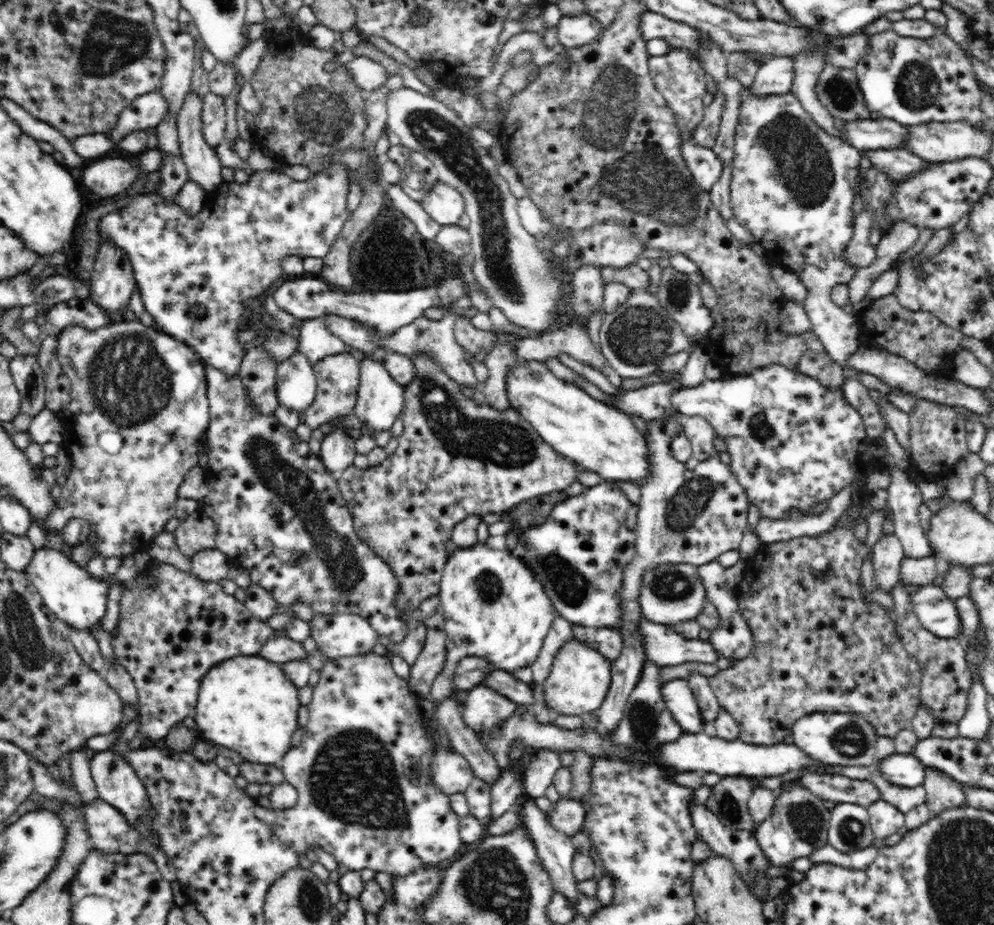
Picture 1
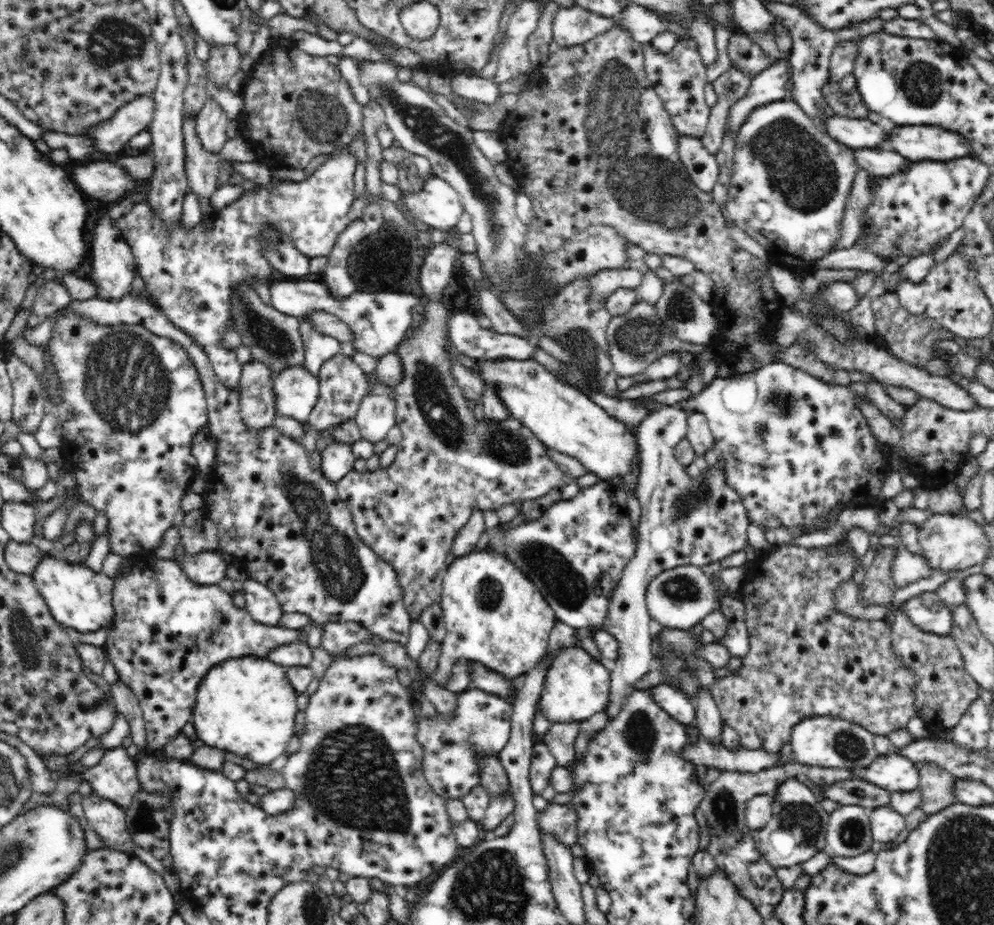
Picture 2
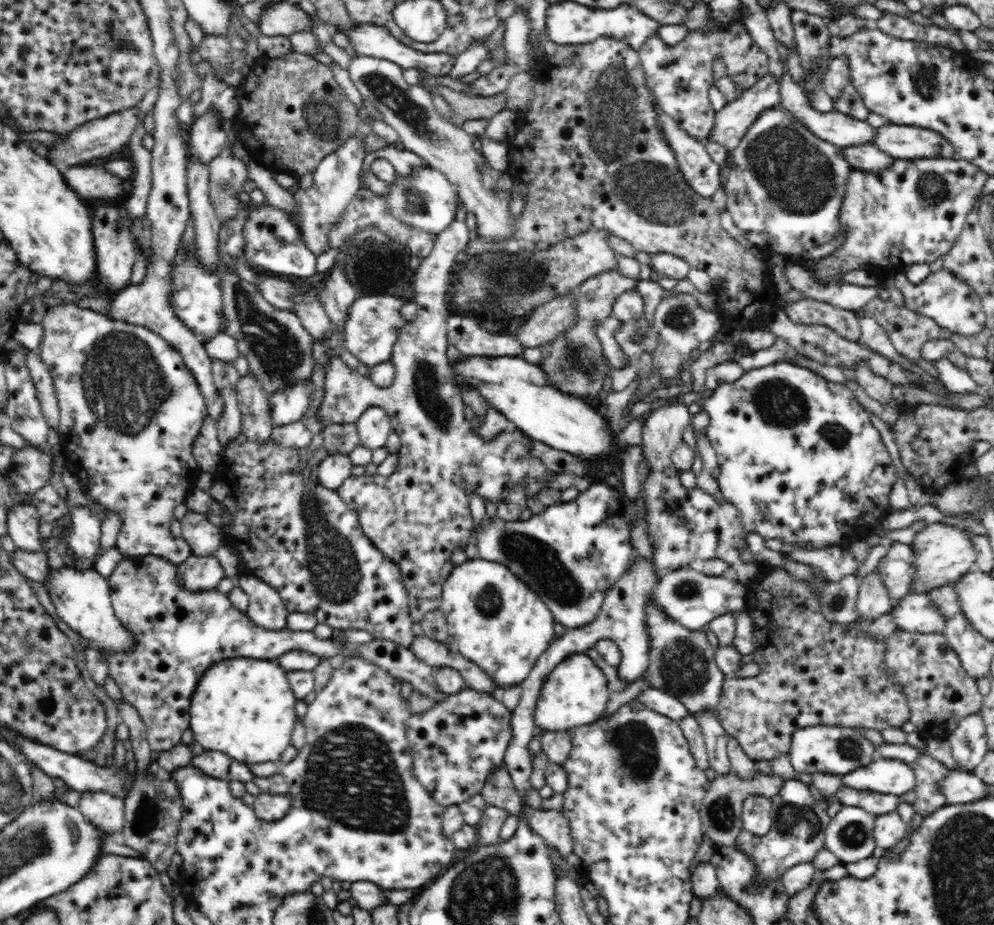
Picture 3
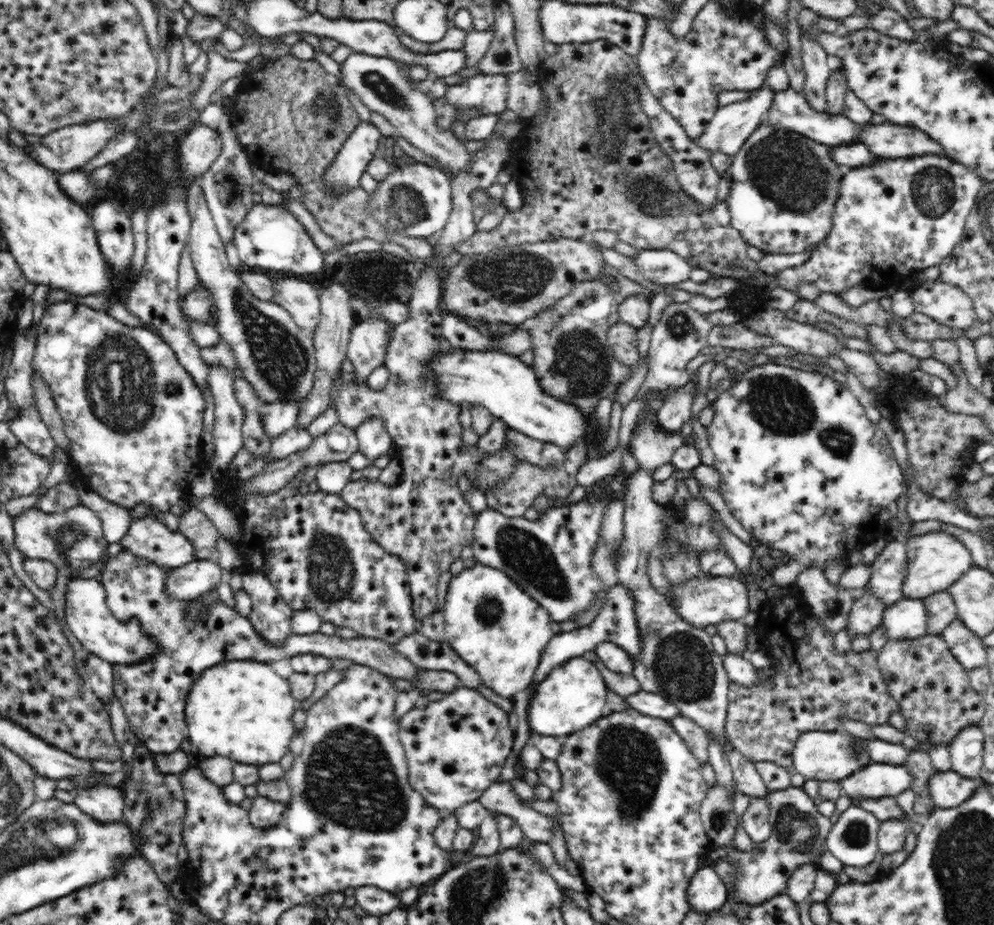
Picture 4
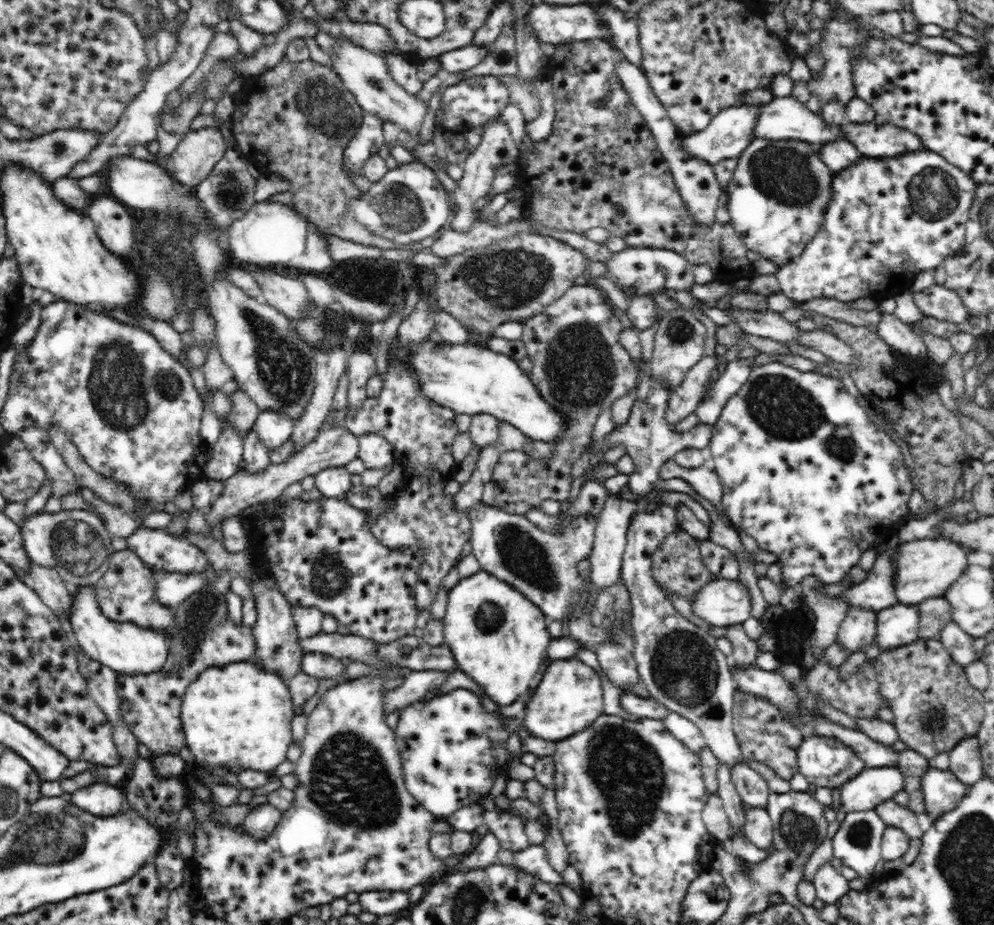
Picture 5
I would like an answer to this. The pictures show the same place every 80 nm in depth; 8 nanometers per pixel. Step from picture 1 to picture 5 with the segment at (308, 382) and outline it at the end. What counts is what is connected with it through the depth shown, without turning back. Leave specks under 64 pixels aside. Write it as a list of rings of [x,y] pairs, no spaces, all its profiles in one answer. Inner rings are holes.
[[[260,410],[258,418],[253,426],[260,441],[268,448],[269,452],[276,451],[286,443],[293,433],[294,420],[286,416],[284,412],[273,410]]]

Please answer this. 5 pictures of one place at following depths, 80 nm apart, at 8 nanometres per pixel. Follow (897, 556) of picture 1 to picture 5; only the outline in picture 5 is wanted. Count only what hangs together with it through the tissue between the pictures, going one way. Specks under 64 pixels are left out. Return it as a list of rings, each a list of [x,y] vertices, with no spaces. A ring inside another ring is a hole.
[[[848,608],[844,620],[837,632],[840,647],[848,651],[848,655],[858,650],[865,650],[875,641],[877,631],[877,611],[871,608]]]

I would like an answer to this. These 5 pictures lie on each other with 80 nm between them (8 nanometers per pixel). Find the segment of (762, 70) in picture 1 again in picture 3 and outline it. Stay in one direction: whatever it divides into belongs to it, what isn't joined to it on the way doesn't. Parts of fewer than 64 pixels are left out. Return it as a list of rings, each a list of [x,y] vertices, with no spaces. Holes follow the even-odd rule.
[[[768,72],[759,78],[754,86],[744,89],[740,97],[715,113],[713,129],[708,137],[731,153],[758,116],[777,104],[779,88],[780,80],[773,74]]]

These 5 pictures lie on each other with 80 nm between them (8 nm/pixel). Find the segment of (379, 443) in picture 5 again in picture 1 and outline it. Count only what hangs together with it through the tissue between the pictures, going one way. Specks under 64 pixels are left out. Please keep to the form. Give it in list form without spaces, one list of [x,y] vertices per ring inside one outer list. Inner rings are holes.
[[[362,357],[359,360],[359,373],[360,382],[353,414],[362,423],[361,432],[371,437],[372,434],[376,435],[377,432],[382,432],[382,430],[389,430],[396,422],[396,418],[402,412],[405,387],[391,377],[383,361],[372,361],[372,359],[363,359]]]

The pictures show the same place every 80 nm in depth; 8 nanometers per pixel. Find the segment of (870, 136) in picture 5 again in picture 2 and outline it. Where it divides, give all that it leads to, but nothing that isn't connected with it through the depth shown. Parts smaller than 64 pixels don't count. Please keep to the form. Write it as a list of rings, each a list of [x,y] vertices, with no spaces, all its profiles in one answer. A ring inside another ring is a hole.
[[[896,125],[887,134],[885,147],[912,162],[946,162],[971,153],[971,144],[961,134],[939,126]]]

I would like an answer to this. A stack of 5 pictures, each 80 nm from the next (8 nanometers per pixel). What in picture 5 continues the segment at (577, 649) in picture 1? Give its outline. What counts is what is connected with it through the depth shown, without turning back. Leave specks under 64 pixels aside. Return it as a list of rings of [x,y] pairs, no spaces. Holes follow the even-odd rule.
[[[577,658],[552,662],[544,672],[542,681],[526,706],[523,724],[530,736],[542,740],[561,741],[585,730],[592,722],[606,714],[603,690],[606,682],[600,671],[592,670]]]

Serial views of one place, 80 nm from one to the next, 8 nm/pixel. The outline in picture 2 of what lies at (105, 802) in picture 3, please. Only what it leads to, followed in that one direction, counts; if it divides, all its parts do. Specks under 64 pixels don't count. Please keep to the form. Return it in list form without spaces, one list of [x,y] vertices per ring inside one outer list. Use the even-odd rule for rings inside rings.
[[[95,793],[82,797],[84,816],[107,848],[130,854],[134,841],[125,827],[125,809]]]

